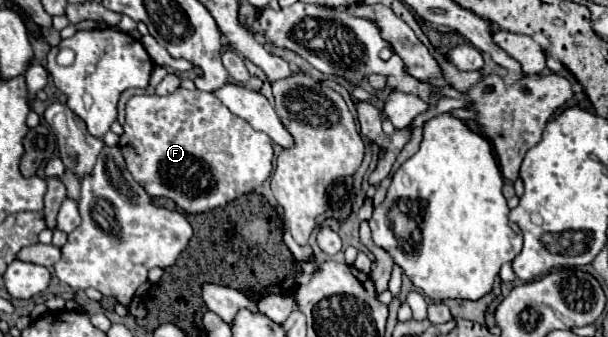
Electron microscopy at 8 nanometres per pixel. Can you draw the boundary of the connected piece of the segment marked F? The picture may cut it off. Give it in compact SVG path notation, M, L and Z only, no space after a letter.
M177 89L165 97L135 95L125 107L121 153L133 179L147 189L151 197L167 197L187 213L205 213L227 205L235 197L251 193L271 175L273 147L269 135L253 129L247 121L235 117L213 93Z

